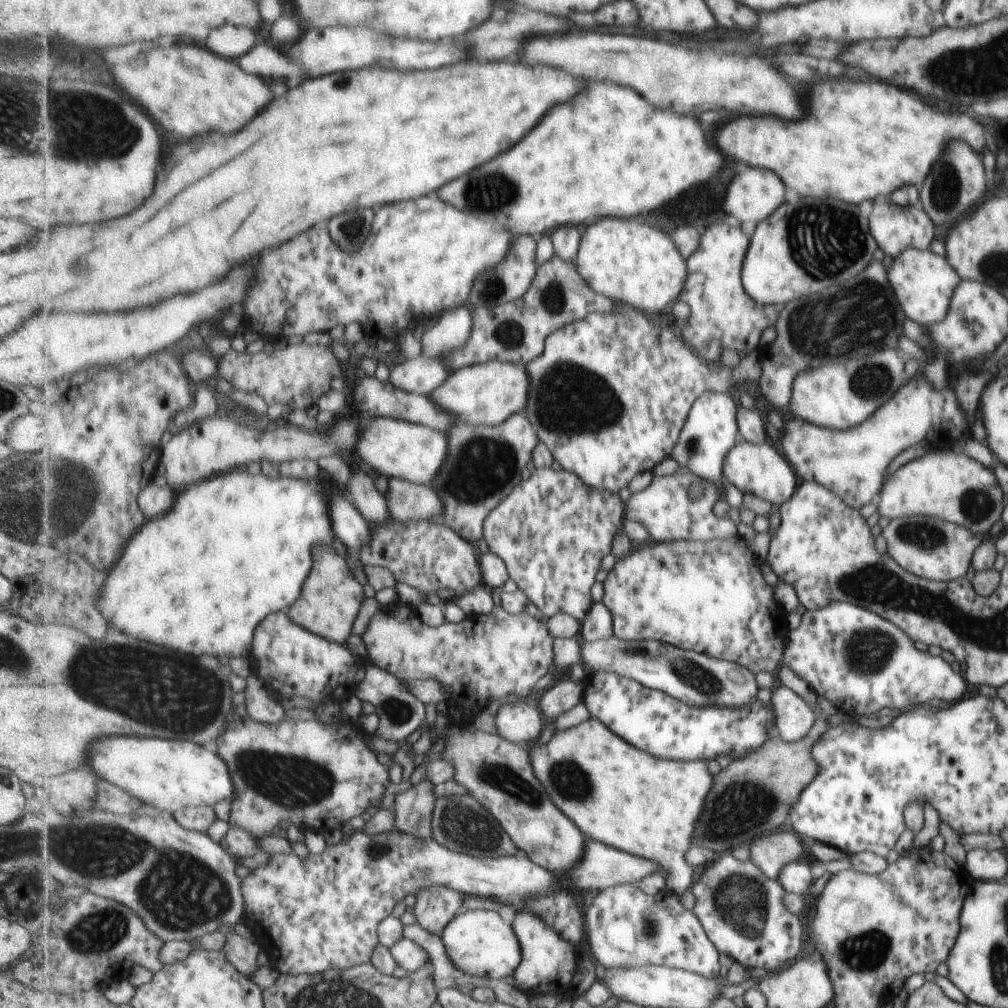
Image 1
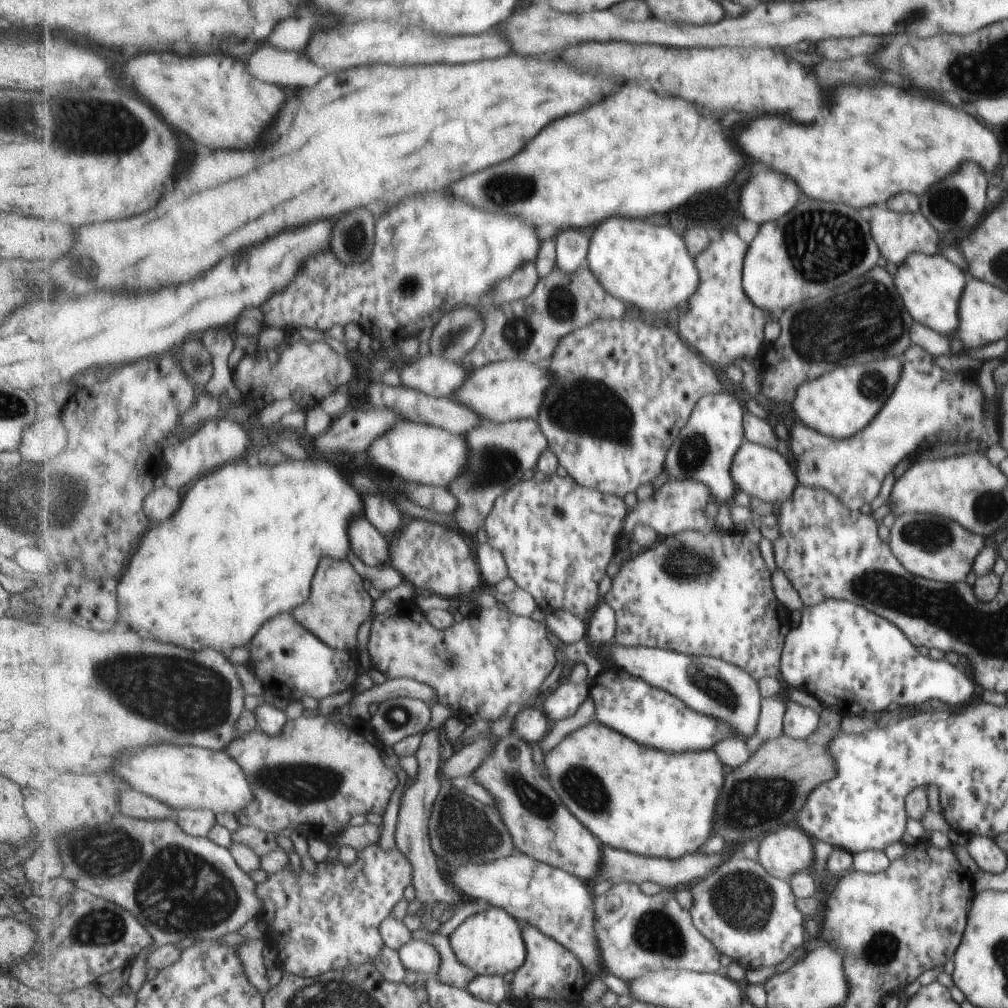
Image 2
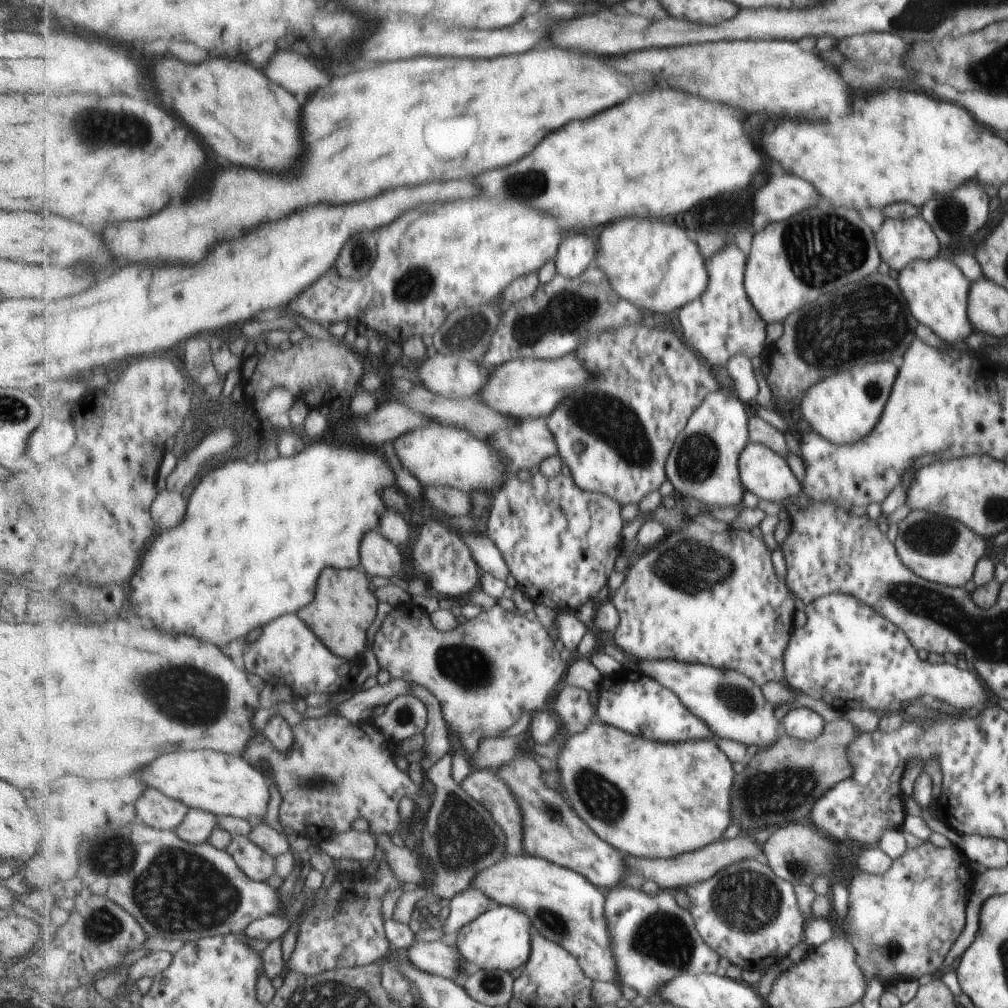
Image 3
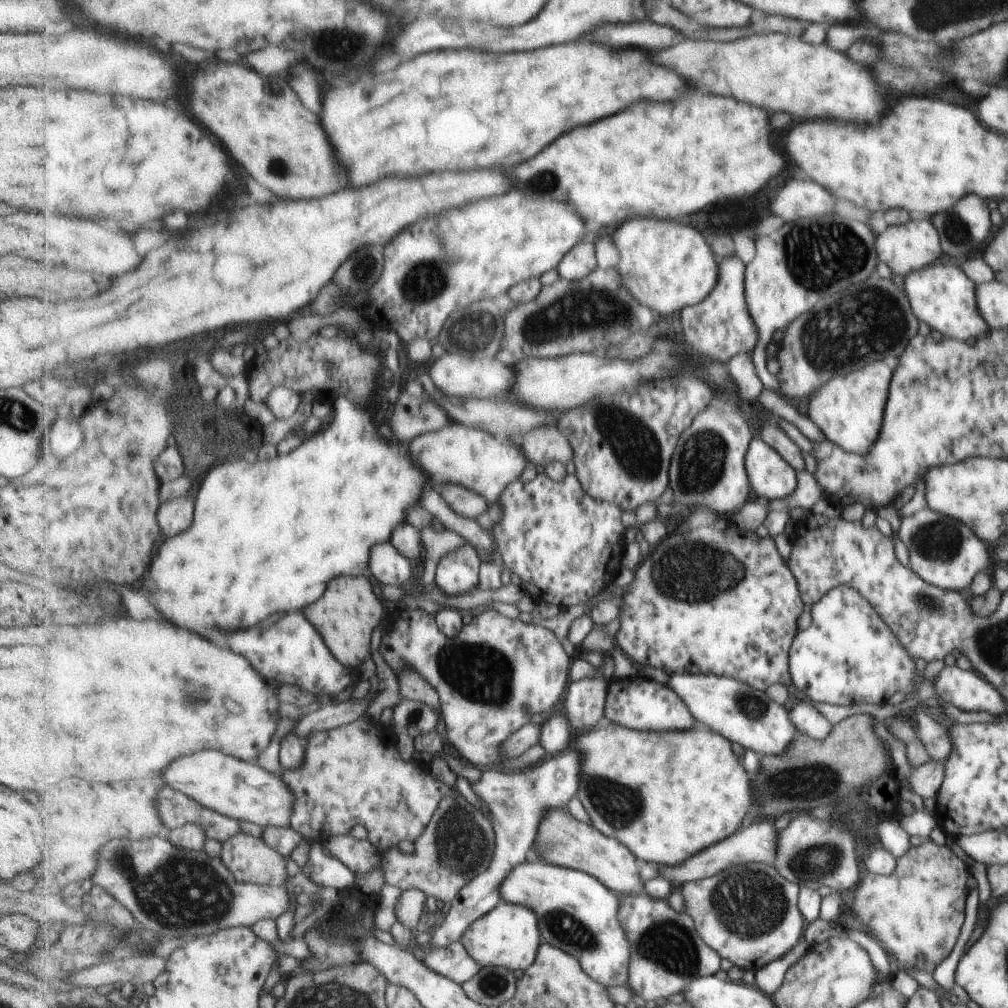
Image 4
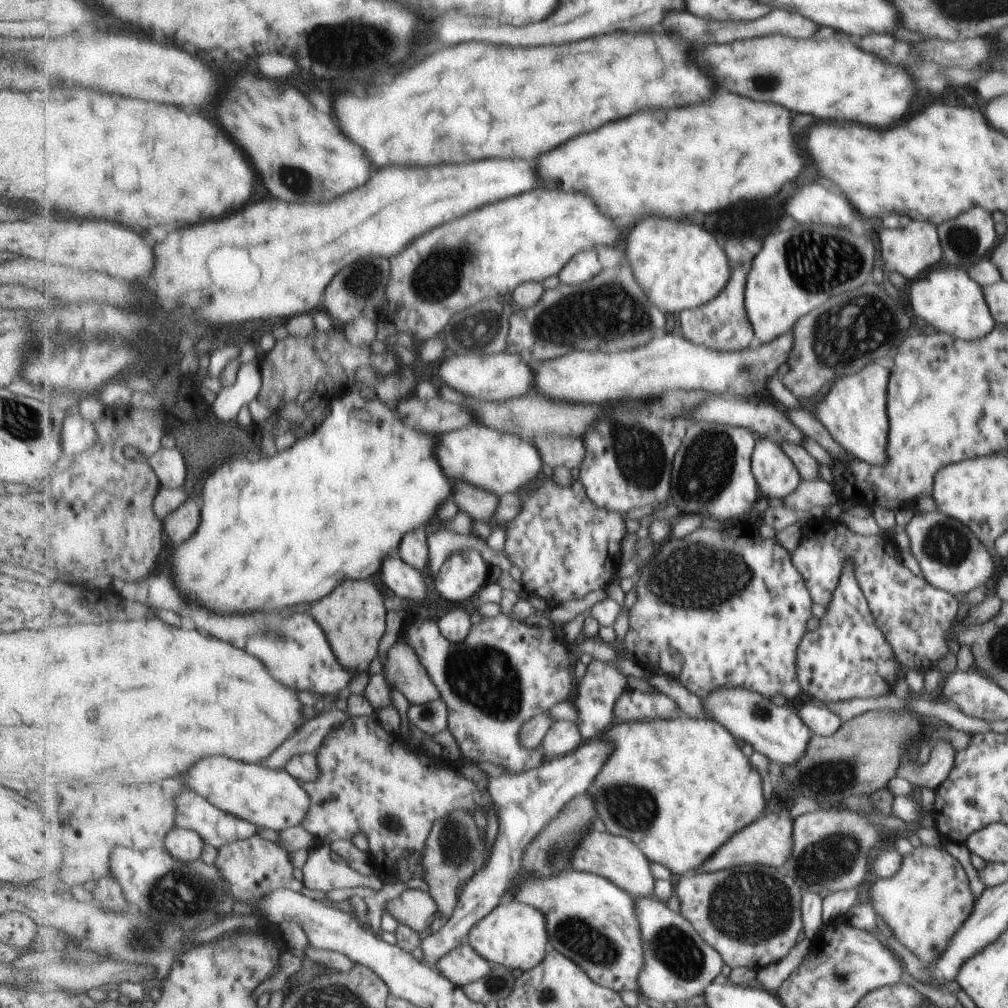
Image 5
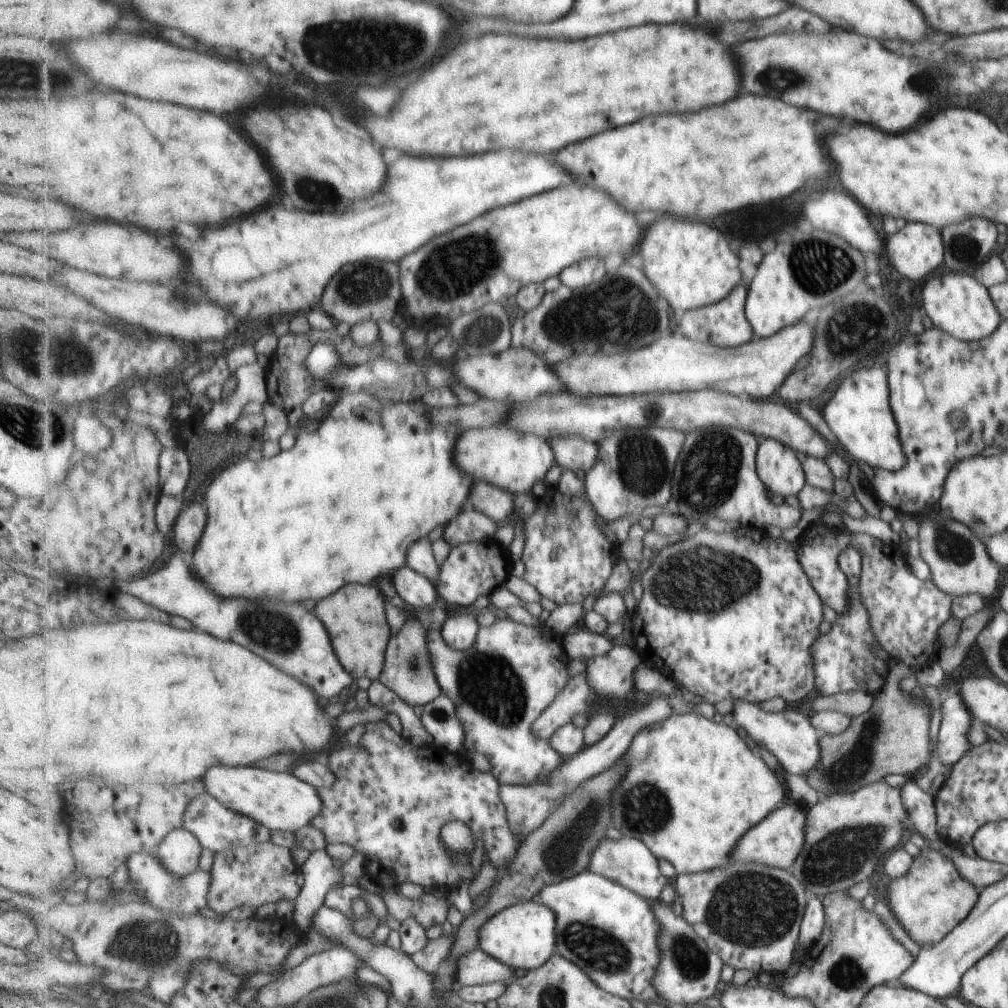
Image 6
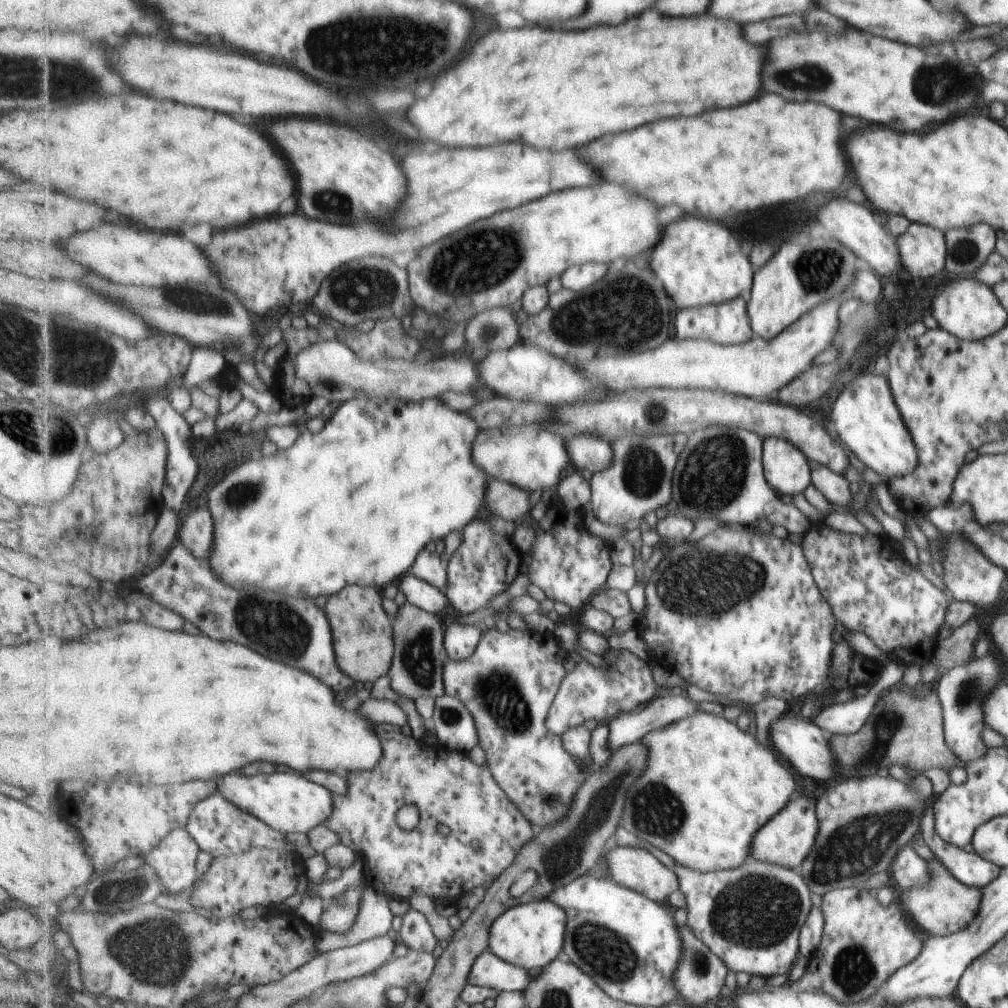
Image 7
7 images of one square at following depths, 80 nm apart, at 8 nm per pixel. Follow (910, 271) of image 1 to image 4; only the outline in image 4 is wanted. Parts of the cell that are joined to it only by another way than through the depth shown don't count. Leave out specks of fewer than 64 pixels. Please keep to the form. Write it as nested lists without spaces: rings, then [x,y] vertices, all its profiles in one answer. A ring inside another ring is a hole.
[[[943,259],[937,265],[925,266],[898,280],[903,284],[904,295],[908,298],[913,316],[919,323],[925,323],[933,335],[967,342],[987,330],[987,322],[980,316],[976,304],[977,286],[950,260]]]

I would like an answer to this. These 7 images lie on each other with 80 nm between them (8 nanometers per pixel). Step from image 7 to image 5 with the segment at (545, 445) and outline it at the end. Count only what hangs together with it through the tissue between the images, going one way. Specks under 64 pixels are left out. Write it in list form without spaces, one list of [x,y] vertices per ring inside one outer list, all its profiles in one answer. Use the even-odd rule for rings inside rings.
[[[477,424],[465,426],[461,430],[437,436],[437,460],[439,460],[441,468],[447,472],[447,476],[451,480],[453,478],[457,481],[462,480],[487,492],[492,492],[498,498],[517,494],[523,485],[530,483],[536,478],[541,468],[543,468],[544,463],[542,452],[540,453],[538,448],[535,448],[534,443],[531,443],[530,440],[522,439],[520,436],[514,434],[501,434],[497,429],[485,428],[485,425],[477,426]]]

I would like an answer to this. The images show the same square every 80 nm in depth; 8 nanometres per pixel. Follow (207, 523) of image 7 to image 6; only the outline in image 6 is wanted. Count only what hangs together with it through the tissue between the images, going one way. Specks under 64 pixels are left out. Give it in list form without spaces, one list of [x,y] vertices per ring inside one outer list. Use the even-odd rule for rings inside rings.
[[[193,502],[182,509],[172,533],[172,539],[181,553],[186,556],[191,555],[203,534],[205,524],[207,524],[207,508],[203,504]]]

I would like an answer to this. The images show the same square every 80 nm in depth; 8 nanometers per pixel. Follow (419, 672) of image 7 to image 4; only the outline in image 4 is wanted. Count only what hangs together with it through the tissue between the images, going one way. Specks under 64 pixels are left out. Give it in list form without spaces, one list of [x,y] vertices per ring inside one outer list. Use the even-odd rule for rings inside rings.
[[[411,666],[404,673],[397,673],[396,676],[401,696],[414,701],[423,701],[431,705],[431,708],[442,712],[440,694]]]

